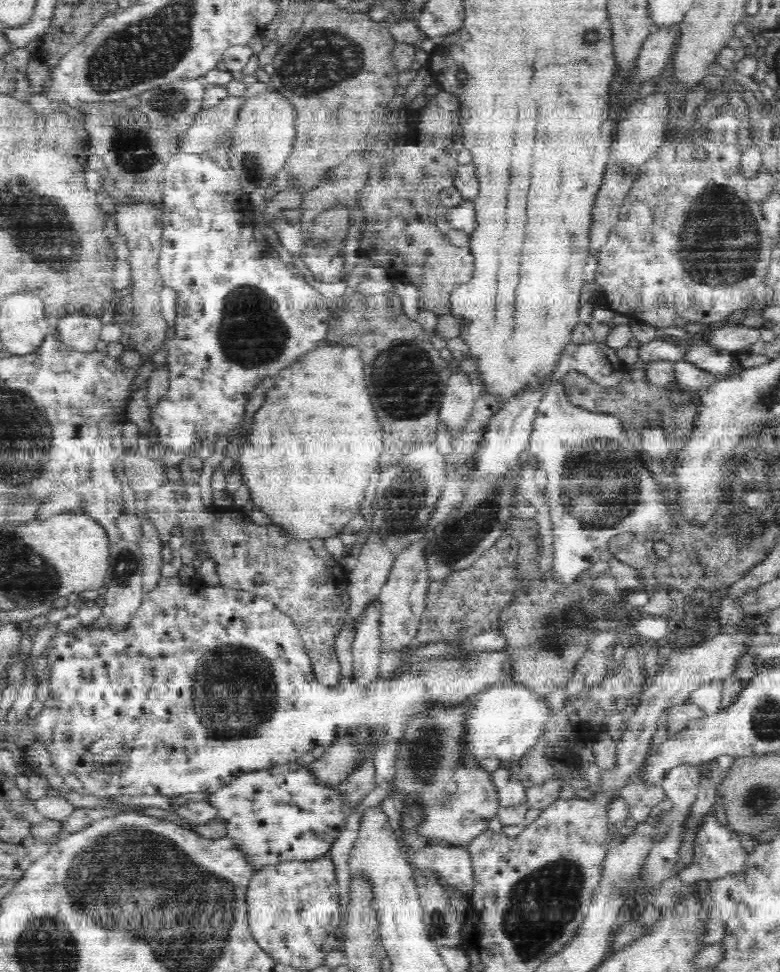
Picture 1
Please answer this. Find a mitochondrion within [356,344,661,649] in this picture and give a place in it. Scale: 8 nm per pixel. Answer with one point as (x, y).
(591, 500)

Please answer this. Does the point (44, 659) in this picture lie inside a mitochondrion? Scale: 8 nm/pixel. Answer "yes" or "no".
no

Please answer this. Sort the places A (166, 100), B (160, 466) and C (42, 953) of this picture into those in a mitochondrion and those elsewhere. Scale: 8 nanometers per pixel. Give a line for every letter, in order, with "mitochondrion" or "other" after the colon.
A: mitochondrion
B: mitochondrion
C: mitochondrion

